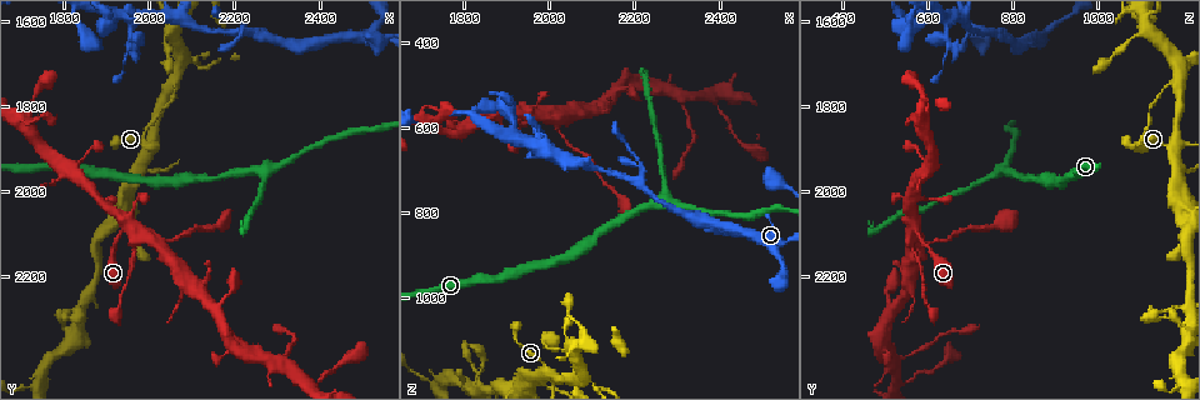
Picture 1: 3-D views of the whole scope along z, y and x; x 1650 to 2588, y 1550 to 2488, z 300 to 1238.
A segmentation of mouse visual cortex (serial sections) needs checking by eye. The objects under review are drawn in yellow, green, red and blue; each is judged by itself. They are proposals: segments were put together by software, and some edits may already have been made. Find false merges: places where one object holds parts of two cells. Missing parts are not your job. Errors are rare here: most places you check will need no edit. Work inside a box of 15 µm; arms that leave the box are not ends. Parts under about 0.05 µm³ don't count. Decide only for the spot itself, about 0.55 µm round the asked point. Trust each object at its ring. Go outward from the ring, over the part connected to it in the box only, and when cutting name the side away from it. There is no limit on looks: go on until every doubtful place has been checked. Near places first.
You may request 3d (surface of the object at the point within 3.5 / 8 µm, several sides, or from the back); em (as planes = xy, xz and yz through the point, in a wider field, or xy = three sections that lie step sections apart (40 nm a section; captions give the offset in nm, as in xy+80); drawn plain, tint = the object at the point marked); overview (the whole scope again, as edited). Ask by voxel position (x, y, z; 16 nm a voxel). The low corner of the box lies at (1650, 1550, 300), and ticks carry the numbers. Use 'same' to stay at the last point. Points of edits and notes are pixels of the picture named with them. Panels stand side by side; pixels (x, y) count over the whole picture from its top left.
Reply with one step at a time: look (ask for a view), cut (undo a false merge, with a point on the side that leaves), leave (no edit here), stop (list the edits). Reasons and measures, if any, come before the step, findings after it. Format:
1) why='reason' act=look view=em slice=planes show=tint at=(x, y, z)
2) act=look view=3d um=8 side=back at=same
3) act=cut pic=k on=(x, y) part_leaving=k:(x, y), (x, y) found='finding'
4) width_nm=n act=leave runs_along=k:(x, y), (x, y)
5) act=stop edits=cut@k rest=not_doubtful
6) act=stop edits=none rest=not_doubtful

act=look view=3d um=3.5 side=back at=(1965, 1640, 640)

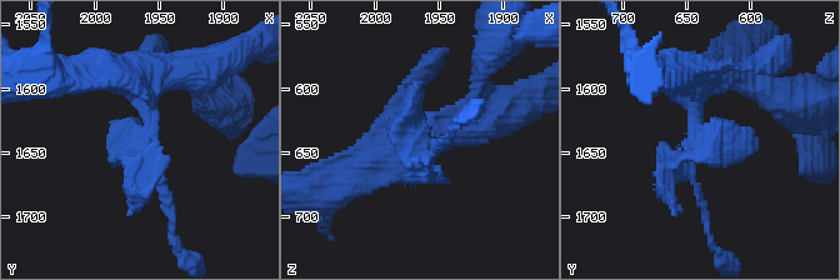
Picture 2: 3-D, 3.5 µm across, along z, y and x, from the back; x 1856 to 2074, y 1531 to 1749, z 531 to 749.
act=look view=em slice=planes show=tint at=(1962, 1634, 640)

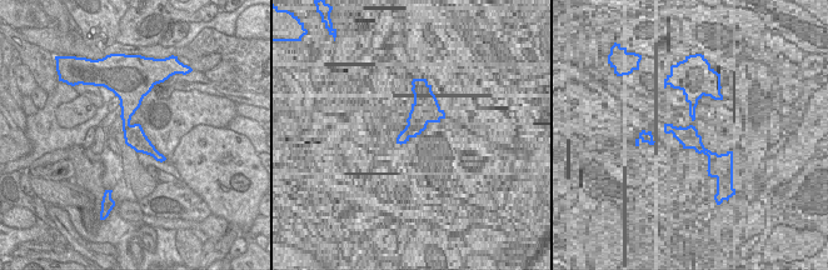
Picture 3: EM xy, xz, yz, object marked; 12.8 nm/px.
act=leave runs_along=3:(128, 91), (126, 126), (160, 158) found='all the same cell'

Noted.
why='thin neck' act=look view=3d um=3.5 side=back at=(1965, 2130, 565)

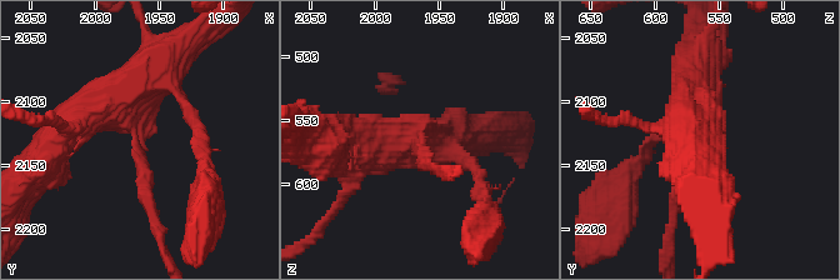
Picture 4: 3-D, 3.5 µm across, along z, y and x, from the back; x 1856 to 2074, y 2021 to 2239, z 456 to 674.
arm_widths_nm=150,500 why='need the tissue' act=look view=em slice=planes show=tint at=(1966, 2132, 562)

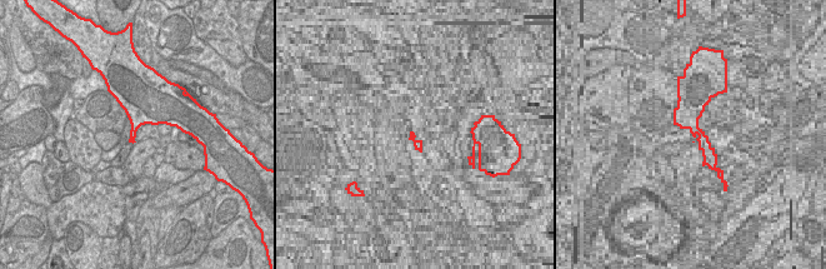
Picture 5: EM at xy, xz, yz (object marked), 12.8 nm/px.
width_nm=220 act=leave runs_along=4:(691, 79), (708, 125), (673, 213) found='one cell here'

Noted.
why='small branch off a trunk' act=look view=3d um=3.5 at=(2305, 2400, 520)

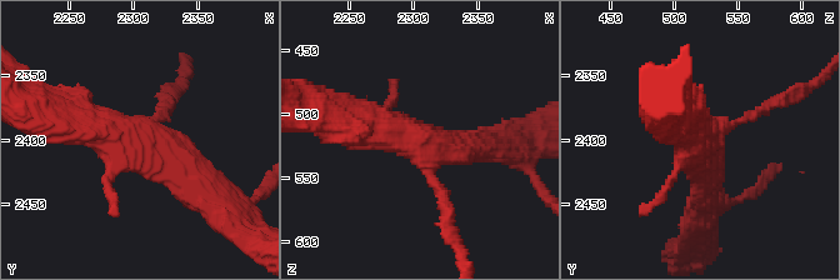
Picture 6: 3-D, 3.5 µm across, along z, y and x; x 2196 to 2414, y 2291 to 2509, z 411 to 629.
why='now the EM' act=look view=em slice=xy step=2 show=tint at=(2310, 2396, 524)

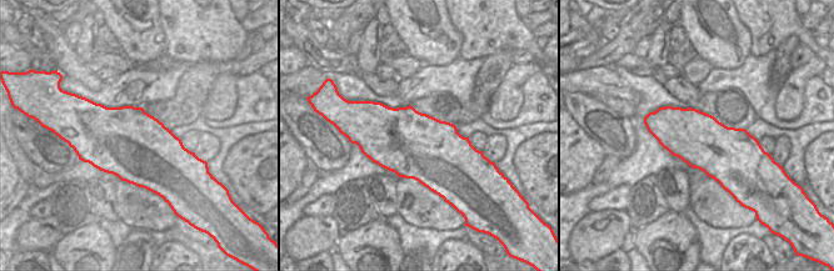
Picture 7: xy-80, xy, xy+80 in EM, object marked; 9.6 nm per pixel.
act=look view=em slice=xy step=1 show=tint at=same

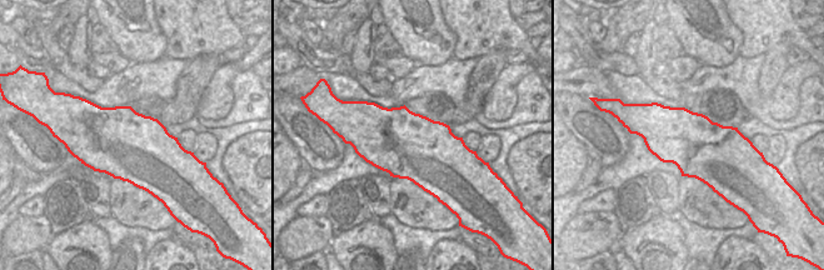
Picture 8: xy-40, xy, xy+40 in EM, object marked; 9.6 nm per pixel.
width_nm=650 act=leave runs_along=6:(68, 118), (155, 140), (209, 190) found='one cell here'

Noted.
why='four arms meet' act=look view=3d um=3.5 at=(2005, 1885, 1180)

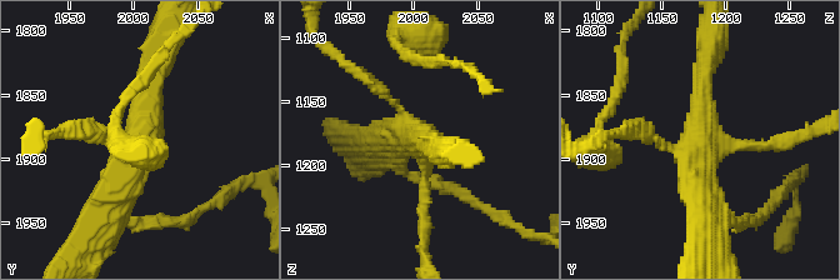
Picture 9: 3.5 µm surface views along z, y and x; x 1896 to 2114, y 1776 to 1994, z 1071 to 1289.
act=leave runs_along=9:(98, 131), (140, 143), (159, 54) found='continuous, no second cell'

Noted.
act=stop edits=none rest=not_doubtful

